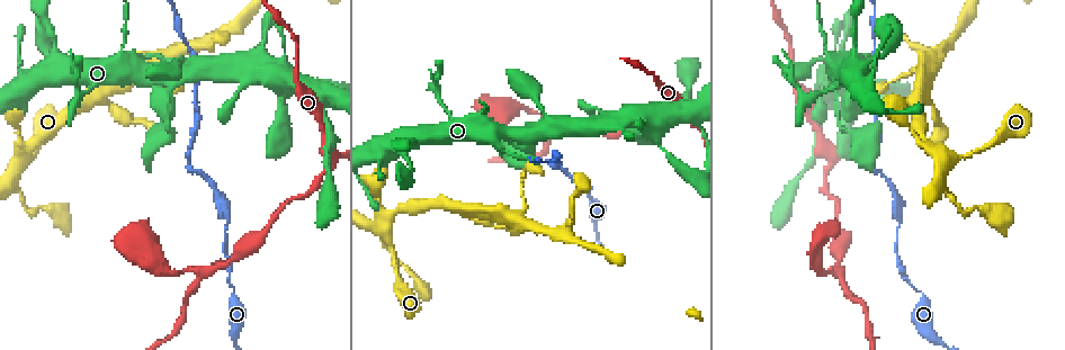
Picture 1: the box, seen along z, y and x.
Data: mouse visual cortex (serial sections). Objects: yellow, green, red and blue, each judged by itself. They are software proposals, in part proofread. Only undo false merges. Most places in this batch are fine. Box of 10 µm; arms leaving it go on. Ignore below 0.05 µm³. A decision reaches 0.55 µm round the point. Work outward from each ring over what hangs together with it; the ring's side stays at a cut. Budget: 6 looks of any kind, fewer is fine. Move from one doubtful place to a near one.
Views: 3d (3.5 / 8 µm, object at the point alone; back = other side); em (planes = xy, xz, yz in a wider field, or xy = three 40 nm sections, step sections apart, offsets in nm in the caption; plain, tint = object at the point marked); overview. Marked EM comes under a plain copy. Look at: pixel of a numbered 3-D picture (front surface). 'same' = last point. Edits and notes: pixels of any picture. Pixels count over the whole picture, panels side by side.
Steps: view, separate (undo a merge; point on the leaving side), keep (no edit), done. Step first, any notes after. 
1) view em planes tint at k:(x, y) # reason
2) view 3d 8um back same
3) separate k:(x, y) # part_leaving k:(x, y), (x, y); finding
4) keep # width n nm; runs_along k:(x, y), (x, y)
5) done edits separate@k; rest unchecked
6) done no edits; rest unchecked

view 3d 8um at 1:(836, 103)

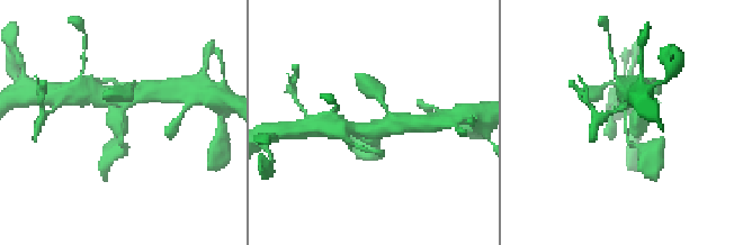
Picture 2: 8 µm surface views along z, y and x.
view em xy step 3 tint same

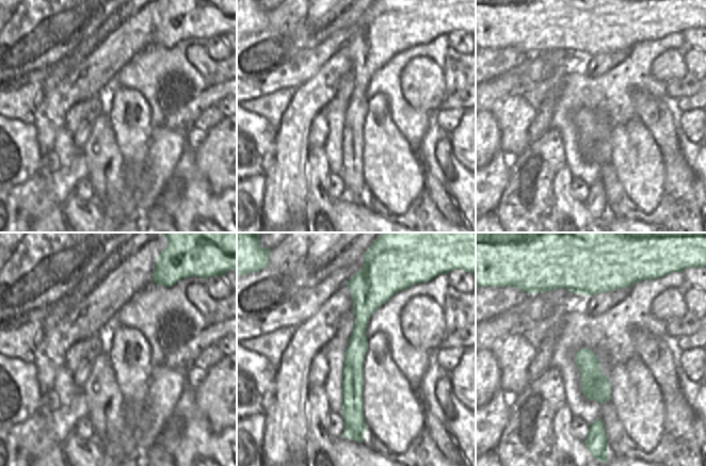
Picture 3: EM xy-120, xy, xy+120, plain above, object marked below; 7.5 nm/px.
keep # width 160 nm; runs_along 2:(635, 92), (626, 108), (624, 123); all the same cell

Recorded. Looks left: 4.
view 3d 8um at 1:(25, 158) # branch point

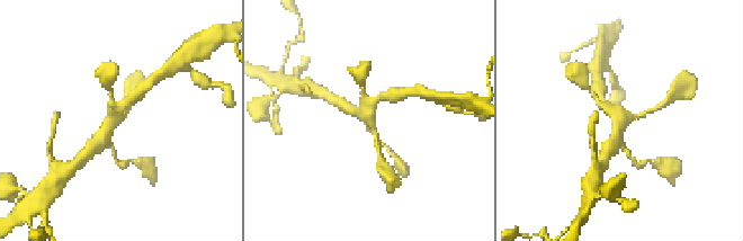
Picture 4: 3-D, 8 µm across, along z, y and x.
view 3d 3.5um back same

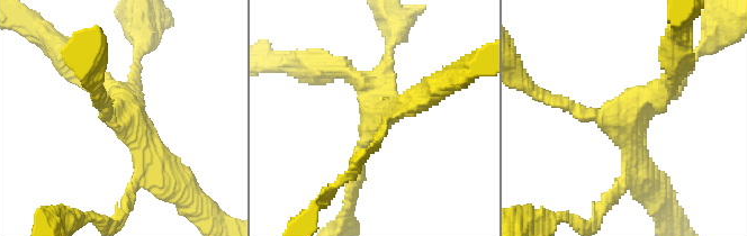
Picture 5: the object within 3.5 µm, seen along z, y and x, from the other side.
keep # all the same cell

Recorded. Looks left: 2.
view 3d 3.5um at 1:(826, 180) # sharp bend

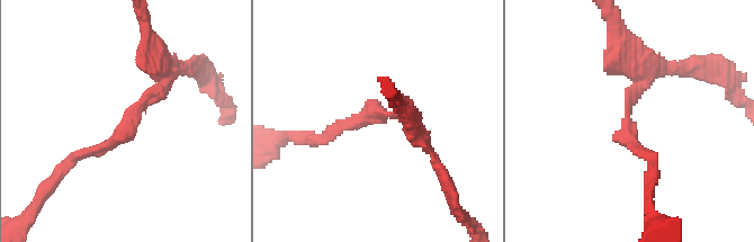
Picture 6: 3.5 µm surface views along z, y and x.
view em xy step 2 tint at 6:(384, 116)

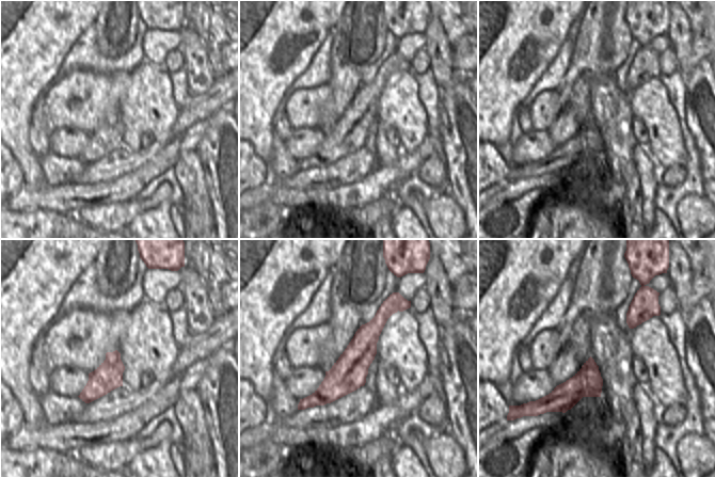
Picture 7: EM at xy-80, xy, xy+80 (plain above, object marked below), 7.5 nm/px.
separate 6:(125, 126) # width 260 nm; part_leaving 6:(151, 93), (113, 142), (71, 159); a second cell is stuck on

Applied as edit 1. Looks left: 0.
done edits separate@6; rest unchecked

